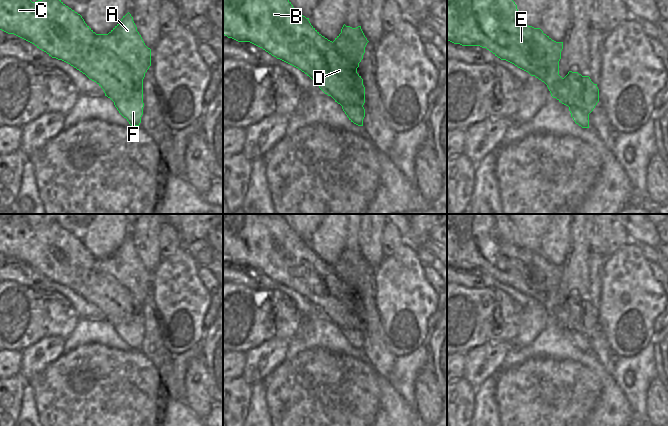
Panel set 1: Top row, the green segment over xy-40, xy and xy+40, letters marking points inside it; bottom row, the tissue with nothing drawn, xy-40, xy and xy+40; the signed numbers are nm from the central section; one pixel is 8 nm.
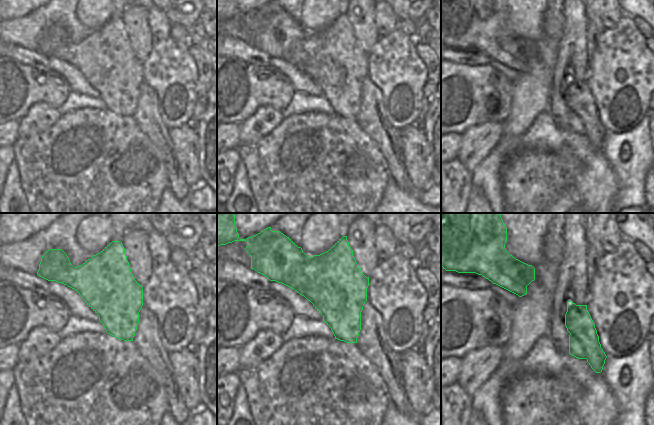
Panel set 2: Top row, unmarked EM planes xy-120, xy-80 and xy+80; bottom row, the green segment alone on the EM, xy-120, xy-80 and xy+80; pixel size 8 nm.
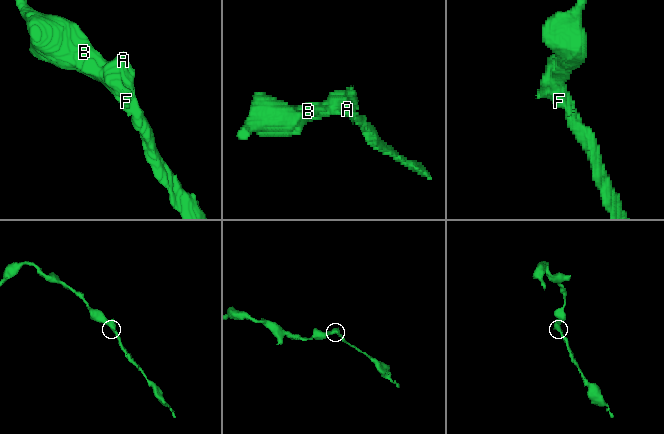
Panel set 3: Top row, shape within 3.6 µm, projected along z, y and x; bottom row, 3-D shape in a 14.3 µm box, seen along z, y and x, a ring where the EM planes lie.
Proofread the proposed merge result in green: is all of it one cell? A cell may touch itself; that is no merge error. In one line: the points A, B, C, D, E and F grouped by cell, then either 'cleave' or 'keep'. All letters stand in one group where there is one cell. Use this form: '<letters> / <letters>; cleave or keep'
A F / B C D E; cleave

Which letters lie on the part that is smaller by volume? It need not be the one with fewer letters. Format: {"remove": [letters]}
{"remove": ["A", "F"]}

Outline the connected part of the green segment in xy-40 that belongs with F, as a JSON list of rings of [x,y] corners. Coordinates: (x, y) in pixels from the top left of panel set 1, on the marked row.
[[[129,12],[108,34],[97,34],[97,39],[104,48],[112,50],[128,64],[133,73],[131,95],[114,105],[131,126],[139,126],[144,107],[143,79],[151,66],[151,49],[145,45]]]

